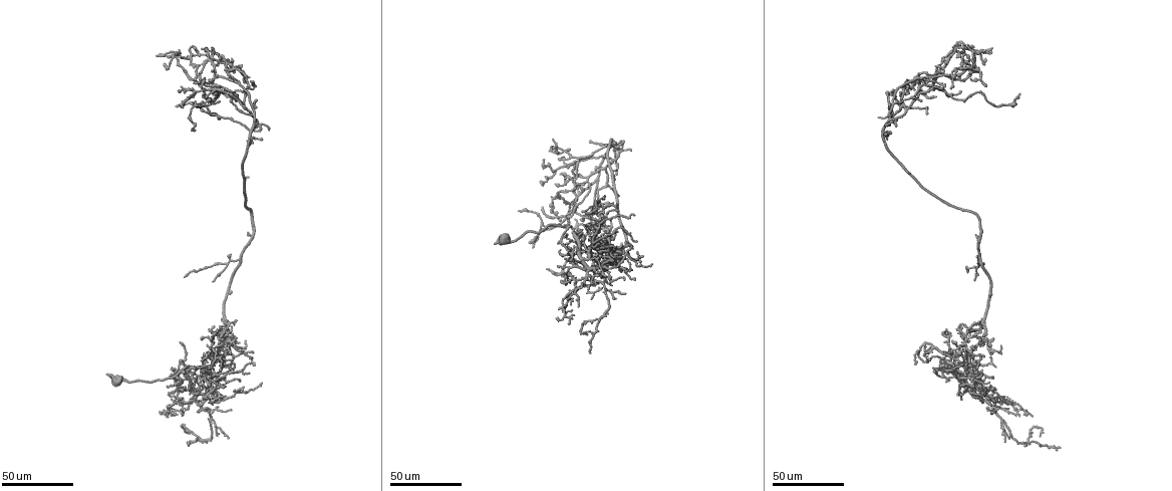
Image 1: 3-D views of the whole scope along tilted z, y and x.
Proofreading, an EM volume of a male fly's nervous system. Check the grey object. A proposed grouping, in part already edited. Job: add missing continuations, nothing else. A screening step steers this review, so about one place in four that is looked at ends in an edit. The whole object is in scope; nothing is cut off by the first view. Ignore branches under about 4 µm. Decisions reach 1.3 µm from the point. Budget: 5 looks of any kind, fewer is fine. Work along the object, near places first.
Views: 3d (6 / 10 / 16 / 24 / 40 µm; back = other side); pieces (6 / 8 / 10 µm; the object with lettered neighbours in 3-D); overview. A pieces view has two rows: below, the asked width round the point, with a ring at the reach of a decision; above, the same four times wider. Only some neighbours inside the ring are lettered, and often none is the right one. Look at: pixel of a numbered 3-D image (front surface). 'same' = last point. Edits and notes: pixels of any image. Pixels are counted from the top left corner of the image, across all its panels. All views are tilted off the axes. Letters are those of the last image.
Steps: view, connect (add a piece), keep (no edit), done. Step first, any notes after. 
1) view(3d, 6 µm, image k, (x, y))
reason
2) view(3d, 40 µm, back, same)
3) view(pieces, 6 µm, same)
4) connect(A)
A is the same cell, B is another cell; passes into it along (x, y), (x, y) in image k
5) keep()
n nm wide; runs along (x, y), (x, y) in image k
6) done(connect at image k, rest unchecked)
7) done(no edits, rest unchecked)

view(3d, 24 µm, image 1, (991, 46))
end of a long branch

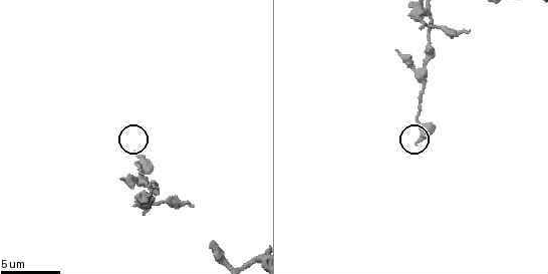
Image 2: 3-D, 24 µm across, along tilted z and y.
view(pieces, 10 µm, image 2, (135, 154))
see the neighbours

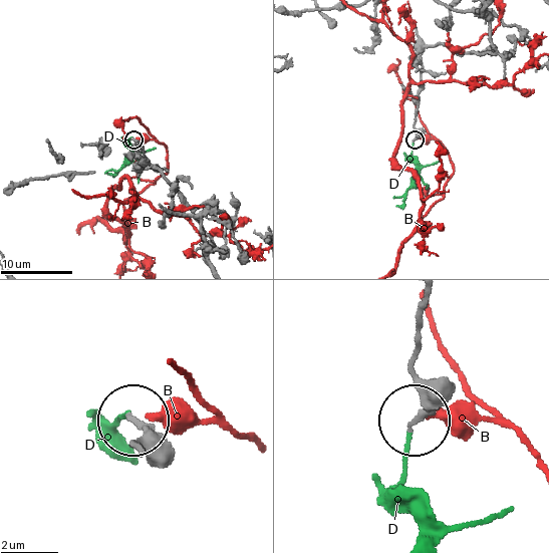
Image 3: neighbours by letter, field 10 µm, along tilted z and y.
keep()
200 nm wide; B and D are other cells; runs along (438, 43), (426, 48), (422, 55), (414, 123), (416, 139) in image 3; no lettered piece goes on from it

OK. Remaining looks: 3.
view(3d, 40 µm, image 1, (632, 150))
an open end

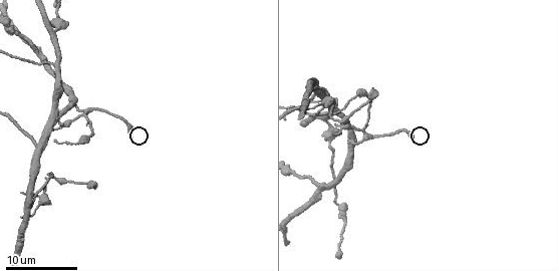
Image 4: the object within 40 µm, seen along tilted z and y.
view(pieces, 6 µm, image 4, (411, 134))

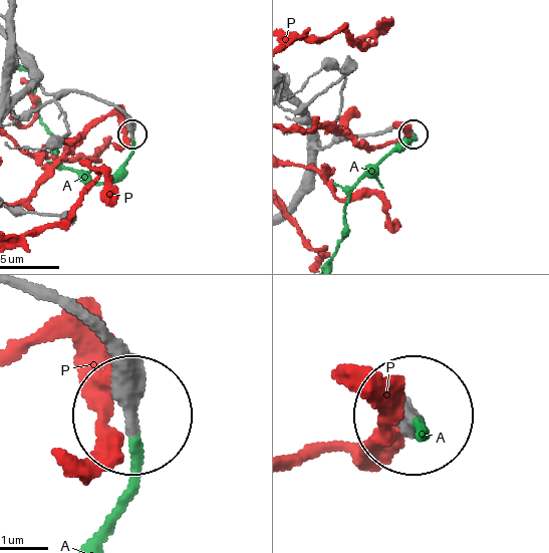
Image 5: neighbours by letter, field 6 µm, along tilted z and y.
connect(A)
A is the same cell, P is another cell; passes into it along (394, 128), (416, 140), (398, 143), (353, 190), (333, 257) in image 5; the cell continues

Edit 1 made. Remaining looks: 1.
done(connect at image 5, rest unchecked)

